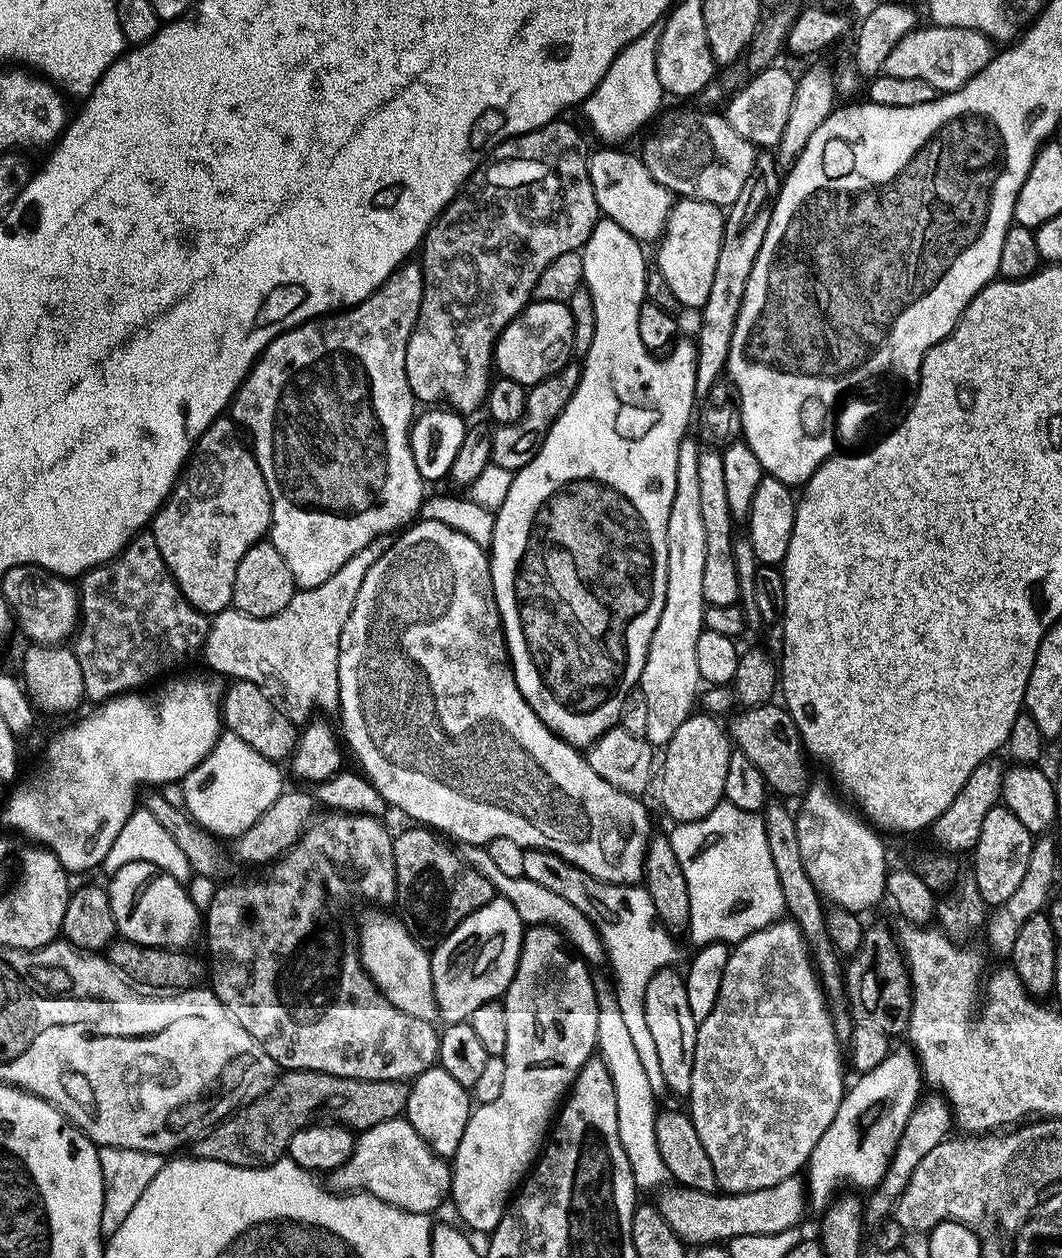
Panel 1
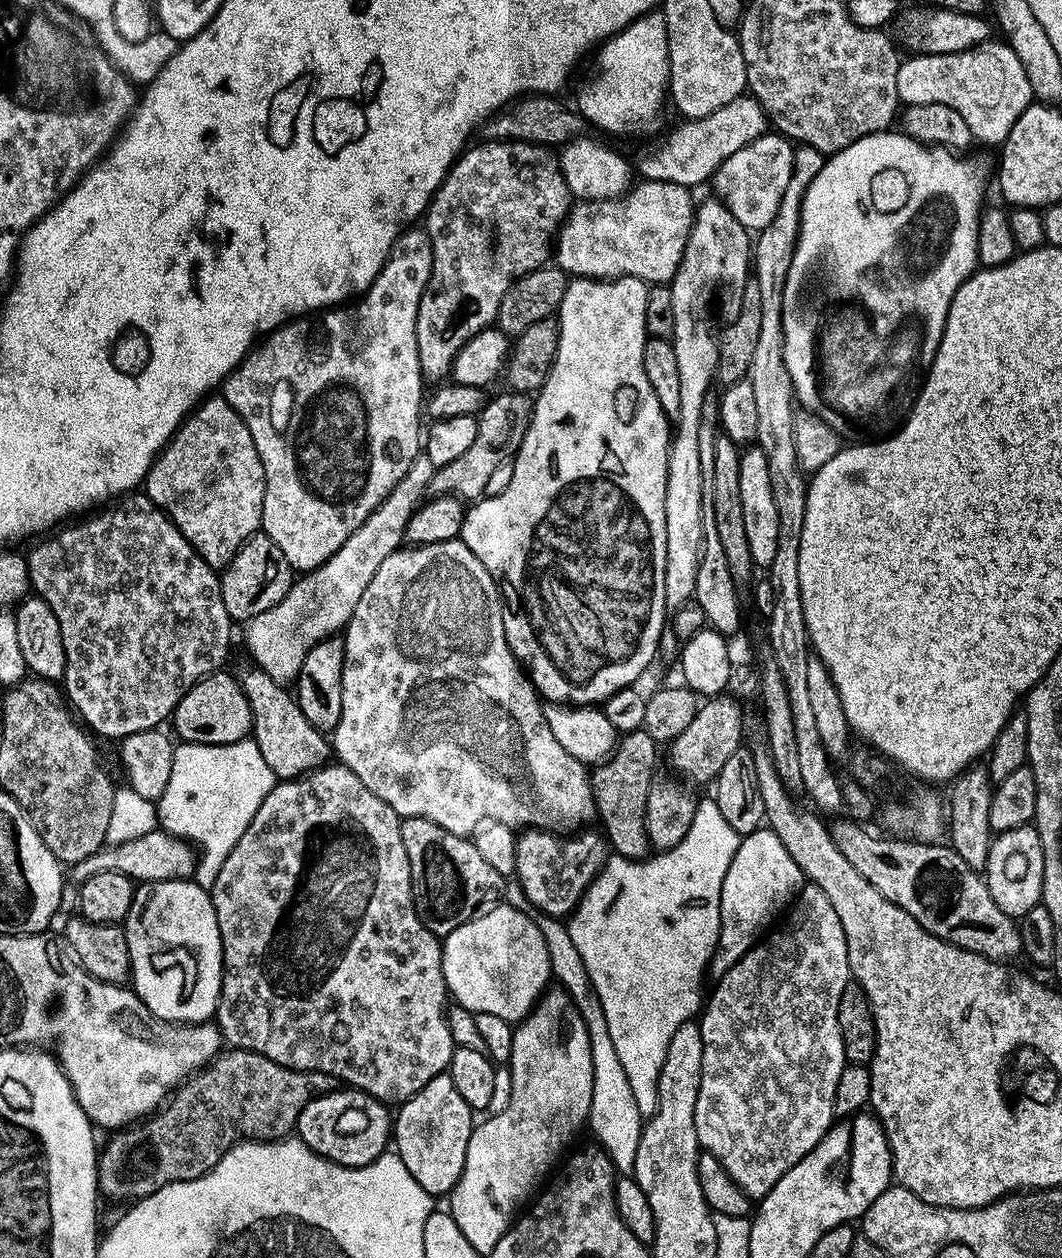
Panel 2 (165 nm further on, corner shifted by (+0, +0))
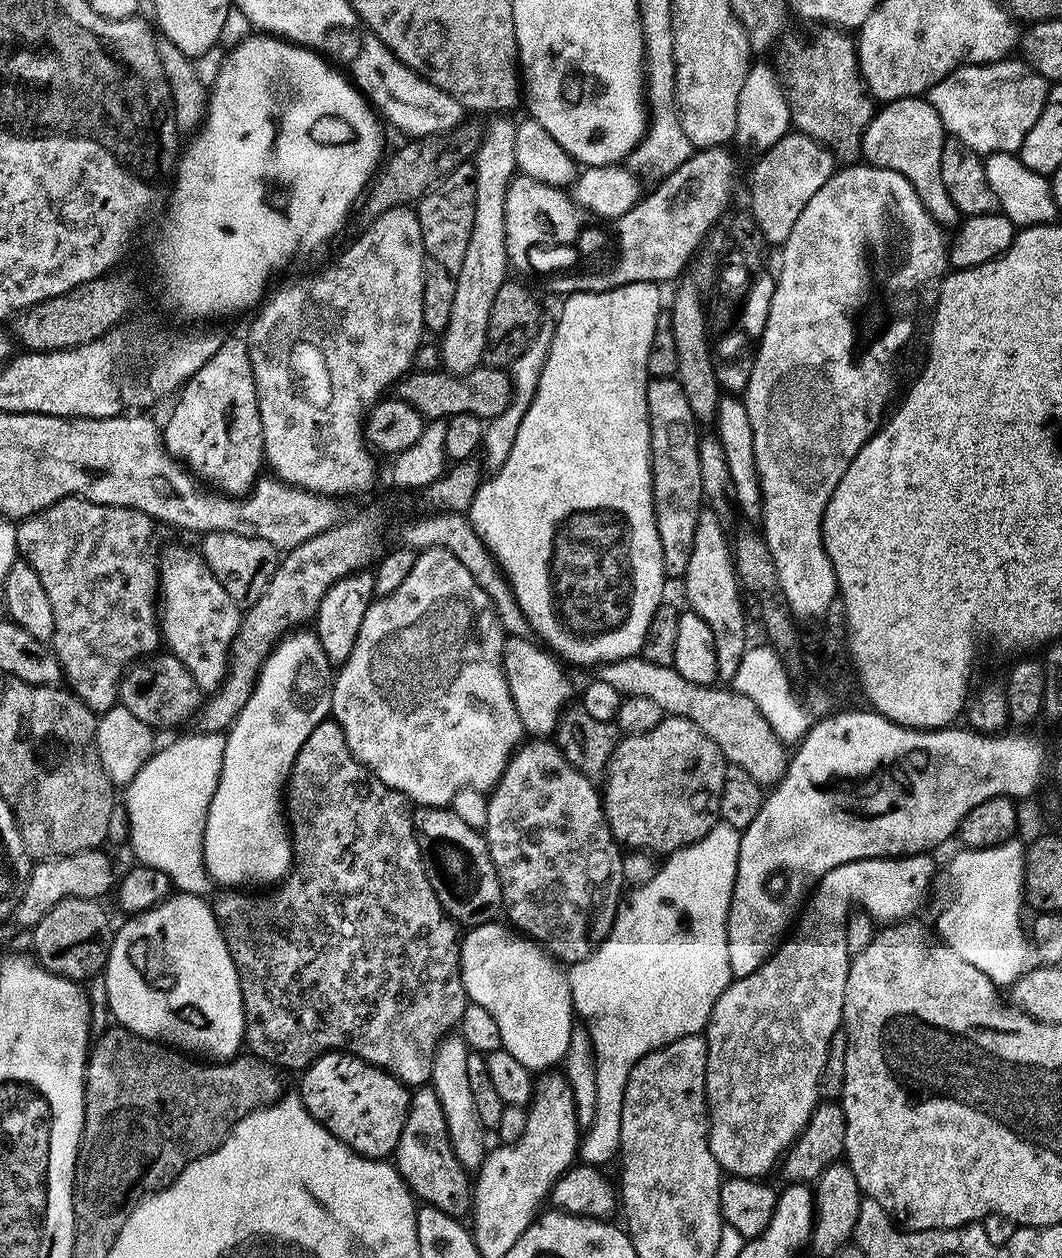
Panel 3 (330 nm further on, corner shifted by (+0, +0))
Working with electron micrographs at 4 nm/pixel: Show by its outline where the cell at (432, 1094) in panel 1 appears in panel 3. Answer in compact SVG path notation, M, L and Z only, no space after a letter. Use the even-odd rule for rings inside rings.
M430 1086L417 1087L411 1093L408 1117L394 1153L394 1167L417 1201L442 1210L447 1216L464 1218L469 1215L473 1185L469 1173L458 1162L450 1146L446 1114L442 1114L442 1102Z

